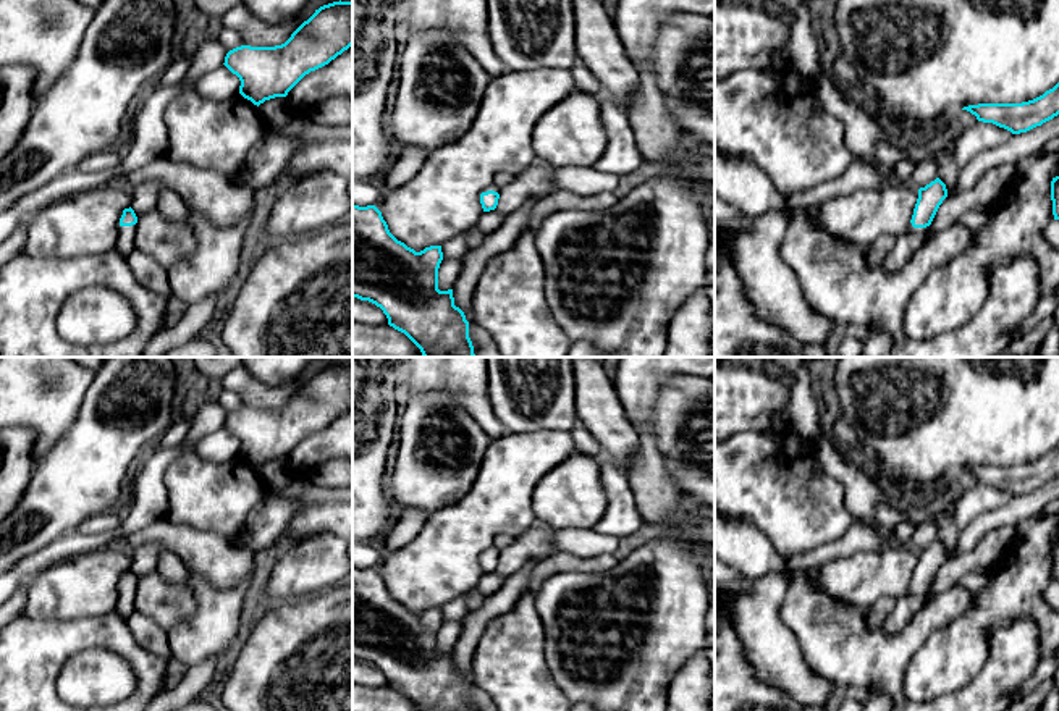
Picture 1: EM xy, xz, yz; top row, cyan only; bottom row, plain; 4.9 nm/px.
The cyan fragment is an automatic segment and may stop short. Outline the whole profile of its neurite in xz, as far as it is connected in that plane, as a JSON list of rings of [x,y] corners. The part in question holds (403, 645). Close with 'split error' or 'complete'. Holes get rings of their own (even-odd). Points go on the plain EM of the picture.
[[[352,567],[352,659],[380,669],[388,687],[404,695],[419,711],[474,711],[469,684],[454,667],[453,651],[438,651],[441,608],[420,614],[398,603],[375,567]]]; complete

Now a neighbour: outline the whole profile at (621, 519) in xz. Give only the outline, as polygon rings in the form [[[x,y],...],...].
[[[605,452],[597,459],[601,467],[606,511],[595,528],[616,540],[631,536],[643,525],[643,519],[635,506],[627,475]]]

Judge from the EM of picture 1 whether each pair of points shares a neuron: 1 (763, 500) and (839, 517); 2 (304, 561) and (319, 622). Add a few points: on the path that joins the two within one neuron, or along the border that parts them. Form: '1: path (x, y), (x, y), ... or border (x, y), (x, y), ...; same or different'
1: path (783, 500), (791, 500), (799, 508), (820, 516); same
2: border (335, 585), (319, 593), (280, 603); different

